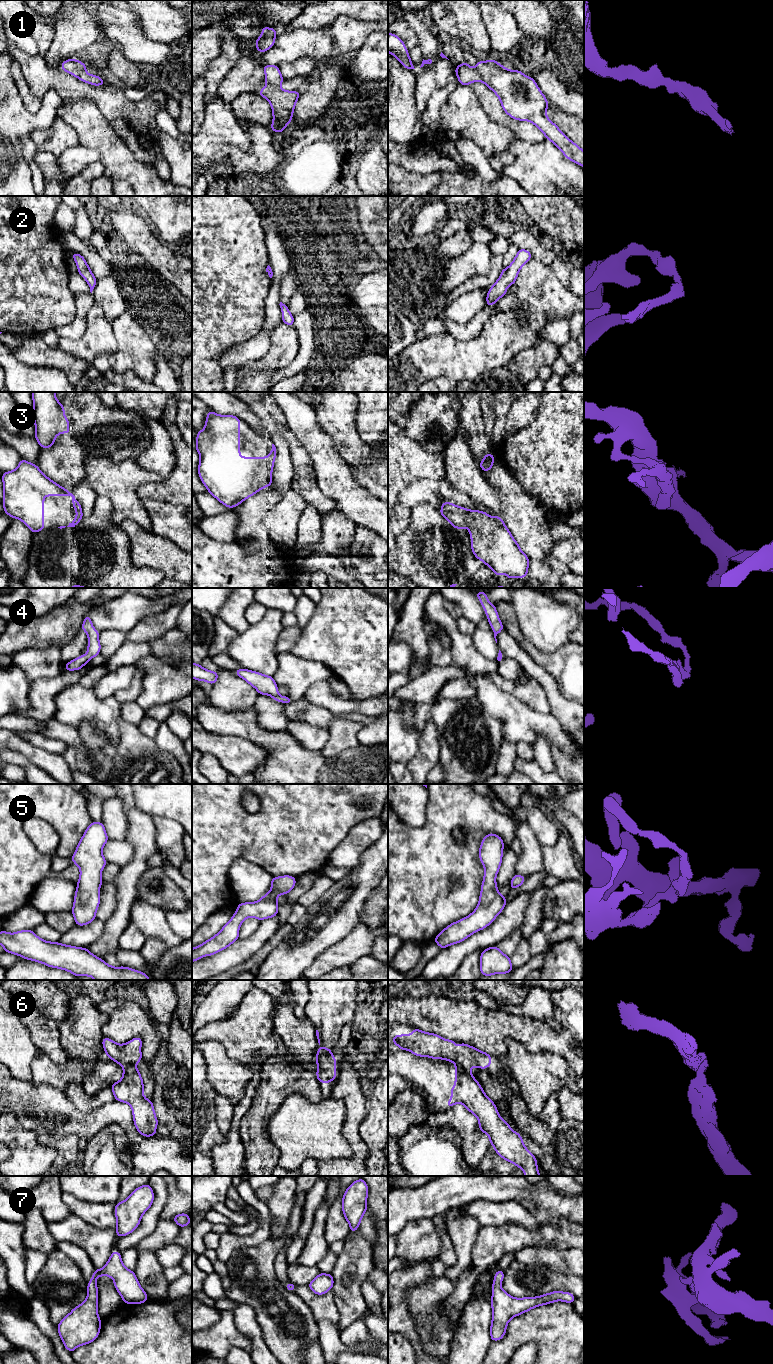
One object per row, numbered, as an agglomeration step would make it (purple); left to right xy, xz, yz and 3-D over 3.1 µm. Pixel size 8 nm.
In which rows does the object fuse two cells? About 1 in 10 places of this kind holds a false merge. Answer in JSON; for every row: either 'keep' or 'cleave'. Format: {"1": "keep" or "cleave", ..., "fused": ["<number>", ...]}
{"1": "keep", "2": "keep", "3": "keep", "4": "keep", "5": "keep", "6": "cleave", "7": "keep", "fused": ["6"]}

